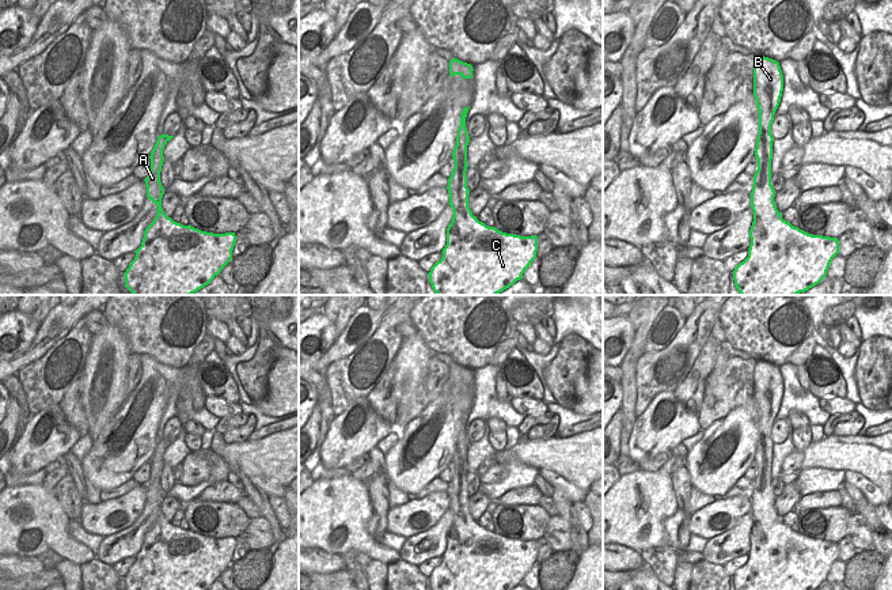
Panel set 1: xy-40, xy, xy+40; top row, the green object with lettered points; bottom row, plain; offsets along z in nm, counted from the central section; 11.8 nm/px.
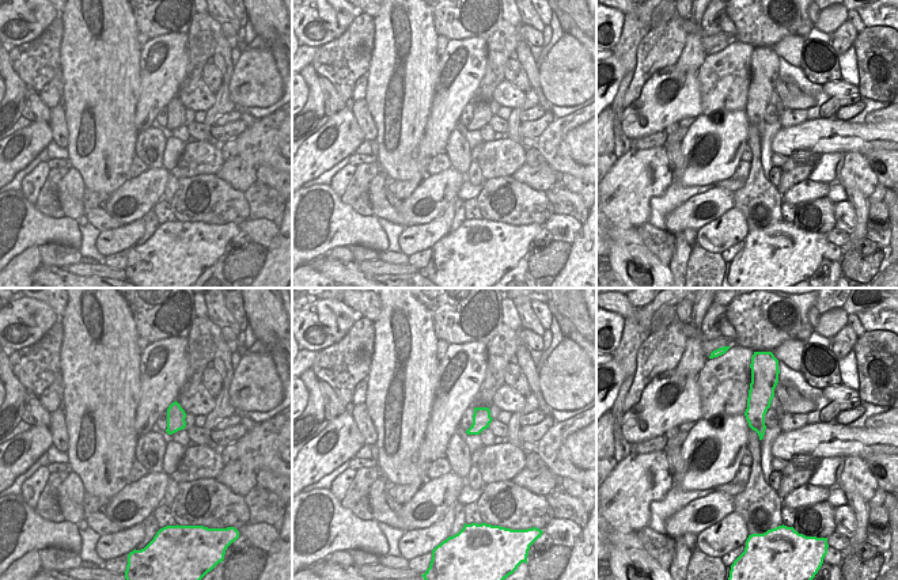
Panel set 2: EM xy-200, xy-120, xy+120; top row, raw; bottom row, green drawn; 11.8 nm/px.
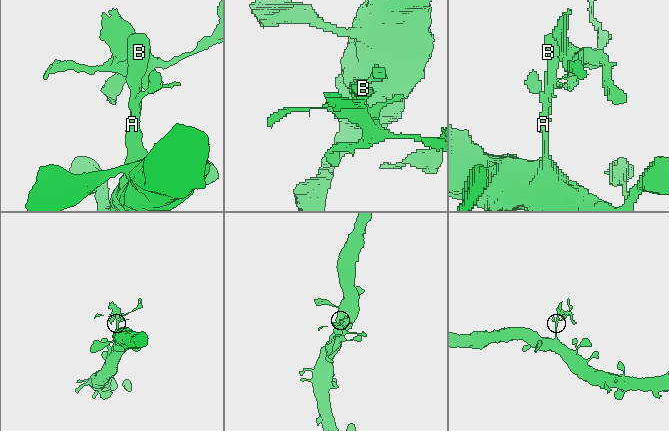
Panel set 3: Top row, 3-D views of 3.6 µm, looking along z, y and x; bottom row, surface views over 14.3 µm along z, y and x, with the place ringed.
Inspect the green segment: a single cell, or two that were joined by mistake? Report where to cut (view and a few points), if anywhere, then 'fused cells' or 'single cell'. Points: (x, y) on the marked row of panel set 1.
cut in xy+40 along (781, 215), (763, 222), (756, 216), (754, 219); fused cells

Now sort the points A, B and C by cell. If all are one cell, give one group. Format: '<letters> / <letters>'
A B / C

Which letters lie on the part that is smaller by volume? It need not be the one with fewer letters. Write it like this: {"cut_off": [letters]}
{"cut_off": ["A", "B"]}

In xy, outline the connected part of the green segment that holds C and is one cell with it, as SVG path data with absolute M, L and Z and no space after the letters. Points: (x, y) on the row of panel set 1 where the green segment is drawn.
M455 216L447 228L447 245L443 249L443 257L437 261L430 272L429 283L437 295L498 295L504 290L513 285L517 280L523 279L523 273L536 258L538 237L520 237L515 234L506 234L496 227L489 227L479 222L477 216L471 216L470 220L462 220L459 227L453 227Z

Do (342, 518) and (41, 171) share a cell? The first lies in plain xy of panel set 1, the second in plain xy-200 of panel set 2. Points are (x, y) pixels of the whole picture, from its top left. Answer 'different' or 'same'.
different

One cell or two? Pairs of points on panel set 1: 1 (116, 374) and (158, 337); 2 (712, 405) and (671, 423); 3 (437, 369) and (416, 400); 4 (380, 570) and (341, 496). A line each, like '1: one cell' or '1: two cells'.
1: two cells
2: two cells
3: one cell
4: two cells

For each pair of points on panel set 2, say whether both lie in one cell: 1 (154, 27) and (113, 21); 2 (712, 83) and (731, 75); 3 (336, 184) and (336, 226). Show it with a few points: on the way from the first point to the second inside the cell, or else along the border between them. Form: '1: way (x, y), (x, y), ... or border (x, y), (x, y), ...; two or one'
1: border (132, 14), (140, 31); two
2: way (716, 83), (727, 75); one
3: border (329, 185), (340, 197); two

